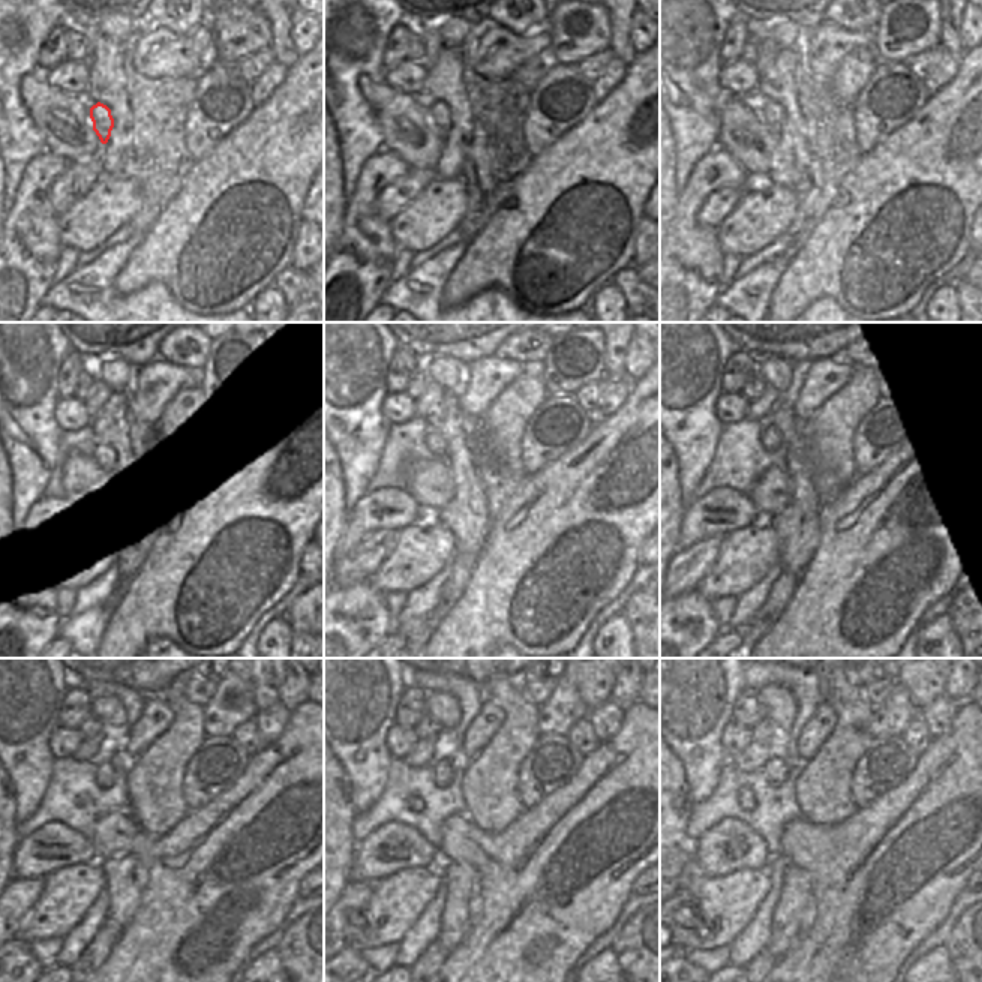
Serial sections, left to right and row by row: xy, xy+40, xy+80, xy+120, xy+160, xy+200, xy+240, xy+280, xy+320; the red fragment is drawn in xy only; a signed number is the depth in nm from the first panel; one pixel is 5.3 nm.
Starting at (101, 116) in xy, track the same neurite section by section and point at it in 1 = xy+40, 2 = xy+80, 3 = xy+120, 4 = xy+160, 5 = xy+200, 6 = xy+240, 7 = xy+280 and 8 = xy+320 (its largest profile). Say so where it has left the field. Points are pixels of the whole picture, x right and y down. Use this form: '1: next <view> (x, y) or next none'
1: next xy+40 (438, 114)
2: next xy+80 (772, 114)
3: next xy+120 (102, 452)
4: next xy+160 (435, 441)
5: next xy+200 (771, 440)
6: next xy+240 (105, 774)
7: next xy+280 (443, 768)
8: next xy+320 (777, 769)

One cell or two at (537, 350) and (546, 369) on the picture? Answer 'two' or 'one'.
two

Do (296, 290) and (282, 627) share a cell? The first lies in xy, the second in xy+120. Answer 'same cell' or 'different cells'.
different cells

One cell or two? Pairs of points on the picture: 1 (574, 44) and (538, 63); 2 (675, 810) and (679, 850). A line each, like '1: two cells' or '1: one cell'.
1: two cells
2: one cell

